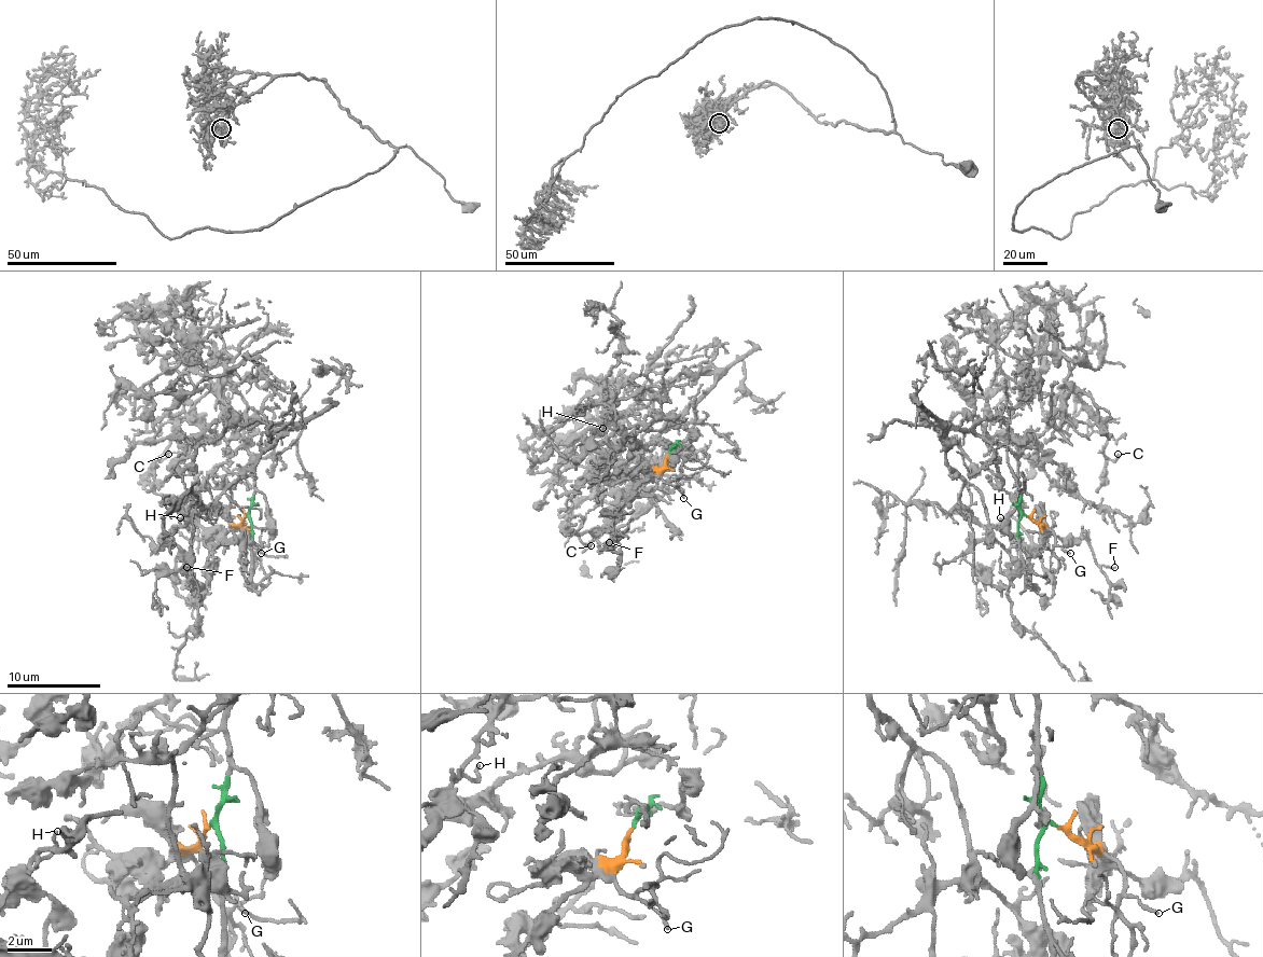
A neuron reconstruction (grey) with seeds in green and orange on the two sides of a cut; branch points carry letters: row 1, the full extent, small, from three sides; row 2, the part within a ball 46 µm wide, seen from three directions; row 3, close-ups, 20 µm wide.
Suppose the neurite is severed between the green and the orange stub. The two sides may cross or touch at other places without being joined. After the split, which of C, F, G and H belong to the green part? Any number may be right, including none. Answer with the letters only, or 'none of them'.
C, H

